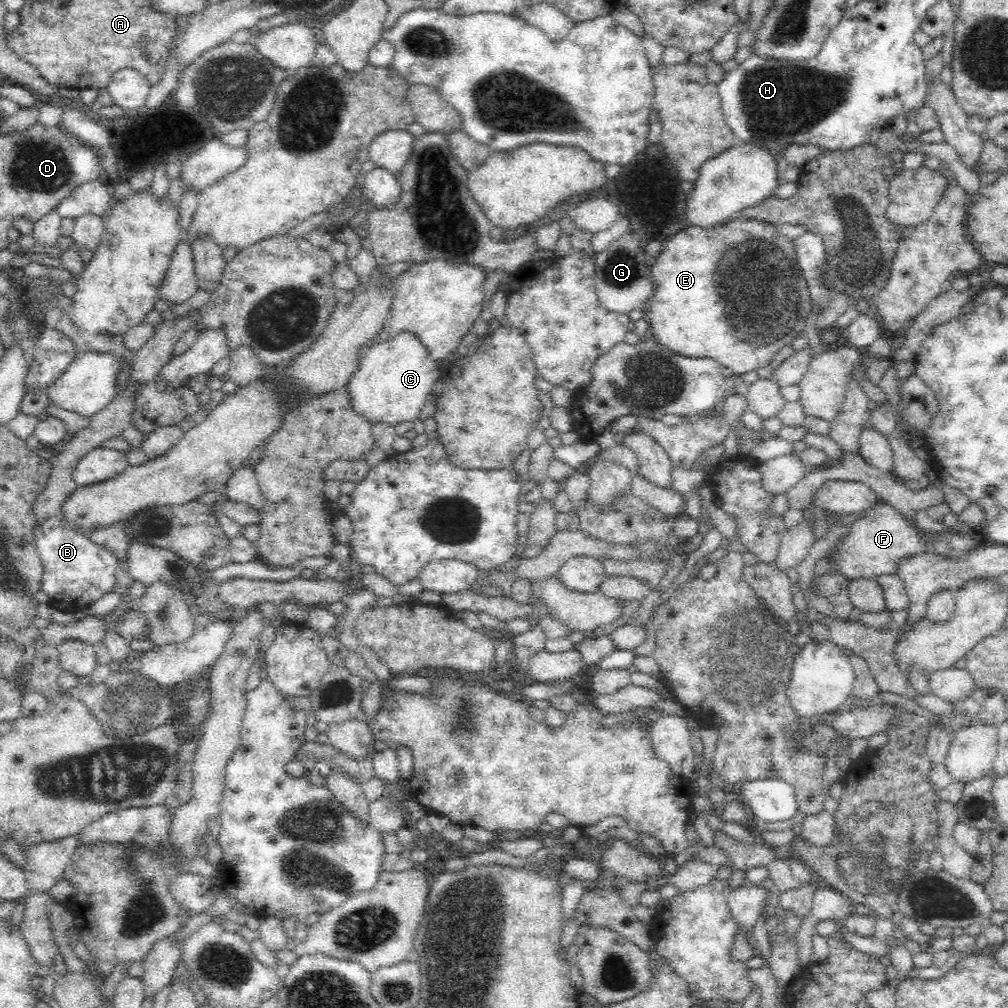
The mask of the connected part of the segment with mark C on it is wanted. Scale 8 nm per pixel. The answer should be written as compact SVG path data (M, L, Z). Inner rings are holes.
M402 330L392 340L376 342L363 351L358 370L352 374L346 388L351 390L356 412L363 414L371 425L384 421L396 426L418 418L428 397L434 394L434 383L441 377L438 362L419 336L413 330Z

